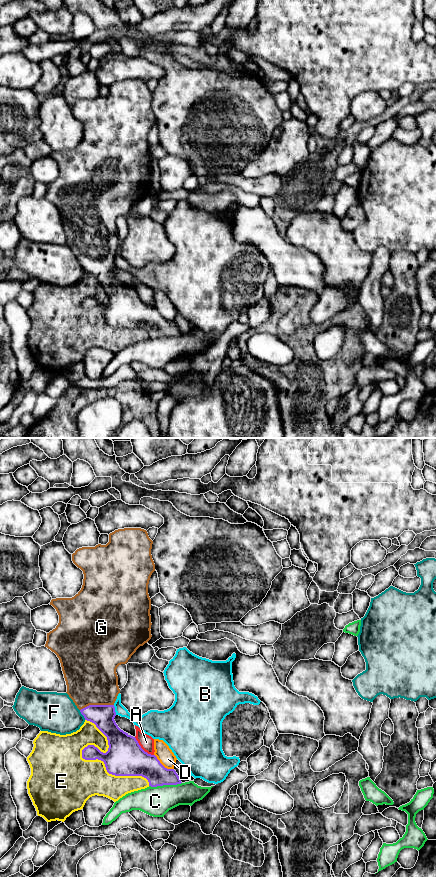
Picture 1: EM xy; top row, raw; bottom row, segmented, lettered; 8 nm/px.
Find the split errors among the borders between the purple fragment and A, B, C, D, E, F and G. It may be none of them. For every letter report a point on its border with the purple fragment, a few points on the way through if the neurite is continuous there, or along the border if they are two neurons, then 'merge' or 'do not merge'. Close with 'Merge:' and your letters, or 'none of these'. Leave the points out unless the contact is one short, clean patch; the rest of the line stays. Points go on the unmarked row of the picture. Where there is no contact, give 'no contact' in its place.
A: xy (141, 300) | do not merge
B: xy (114, 262) | do not merge
C: xy (165, 336) | do not merge
D: xy (162, 317) | along xy (154, 306), (165, 319), (173, 321) | do not merge
E: xy (86, 311) | do not merge
F: xy (82, 266) | do not merge
G: xy (96, 257) | merge
Merge: G

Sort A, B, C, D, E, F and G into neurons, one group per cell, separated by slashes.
A / B / C / D / E / F / G

